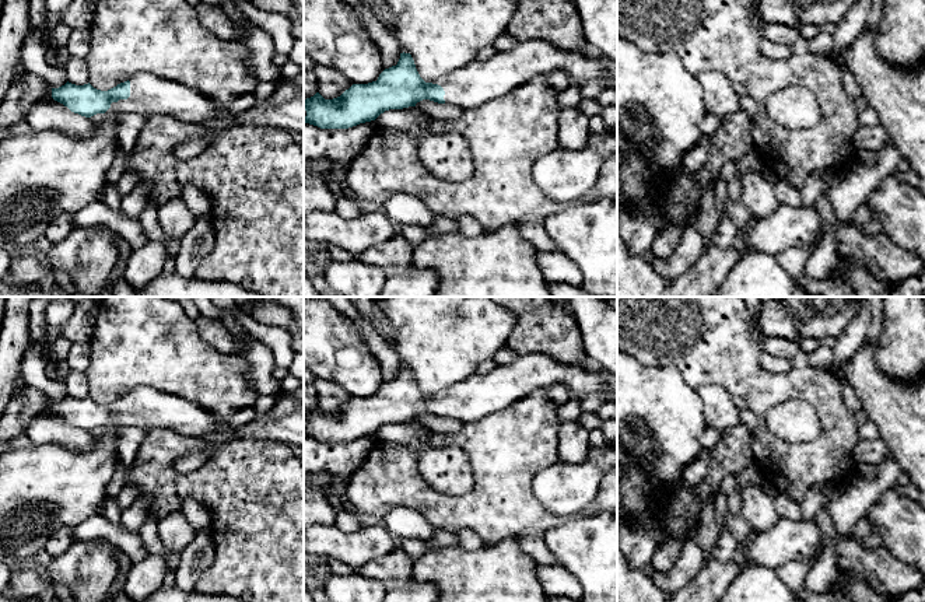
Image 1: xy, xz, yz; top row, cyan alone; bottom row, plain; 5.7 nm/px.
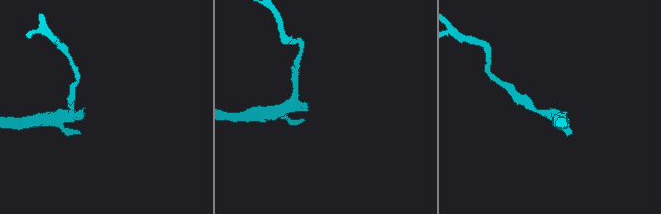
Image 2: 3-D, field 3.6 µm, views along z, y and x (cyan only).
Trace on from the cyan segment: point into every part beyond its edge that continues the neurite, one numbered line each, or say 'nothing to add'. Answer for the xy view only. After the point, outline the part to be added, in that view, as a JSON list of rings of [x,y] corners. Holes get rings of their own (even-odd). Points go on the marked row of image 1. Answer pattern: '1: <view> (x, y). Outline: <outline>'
1: xy (150, 94). Outline: [[[141,71],[132,76],[129,81],[130,97],[111,104],[123,113],[168,115],[196,125],[213,118],[224,118],[235,125],[274,126],[304,136],[304,101],[301,99],[283,104],[260,99],[252,108],[232,113],[230,106],[218,106],[199,91],[153,73]]]

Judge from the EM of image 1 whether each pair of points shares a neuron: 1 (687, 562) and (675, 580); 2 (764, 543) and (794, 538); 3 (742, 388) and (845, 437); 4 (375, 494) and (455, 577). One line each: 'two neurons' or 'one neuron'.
1: one neuron
2: one neuron
3: one neuron
4: two neurons

